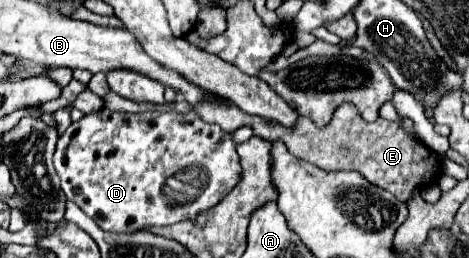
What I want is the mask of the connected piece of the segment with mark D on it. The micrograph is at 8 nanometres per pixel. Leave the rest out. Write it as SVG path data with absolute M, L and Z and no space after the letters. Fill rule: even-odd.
M104 108L98 114L88 114L78 122L72 122L58 138L54 168L66 198L86 212L86 216L94 218L102 230L116 234L192 220L200 212L210 210L240 178L240 162L232 134L226 134L216 124L202 122L194 112L130 114ZM180 184L188 184L188 196L186 192L182 194L176 190Z

